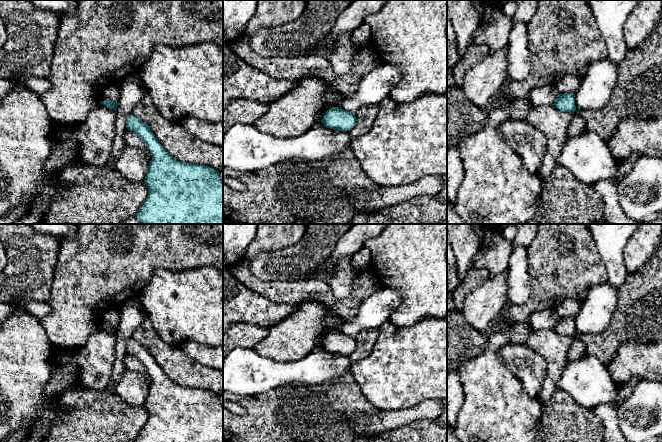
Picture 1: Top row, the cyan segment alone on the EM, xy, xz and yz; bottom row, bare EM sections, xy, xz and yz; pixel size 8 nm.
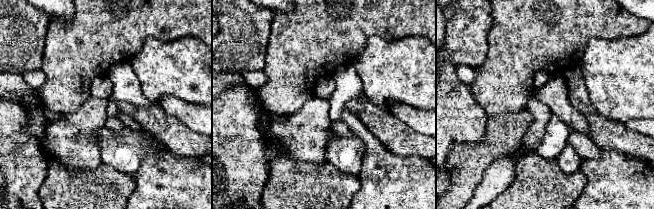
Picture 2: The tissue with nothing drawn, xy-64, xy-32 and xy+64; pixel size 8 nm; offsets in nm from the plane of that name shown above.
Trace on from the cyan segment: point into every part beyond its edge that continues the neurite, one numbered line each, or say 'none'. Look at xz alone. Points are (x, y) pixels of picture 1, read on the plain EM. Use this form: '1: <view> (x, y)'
none

